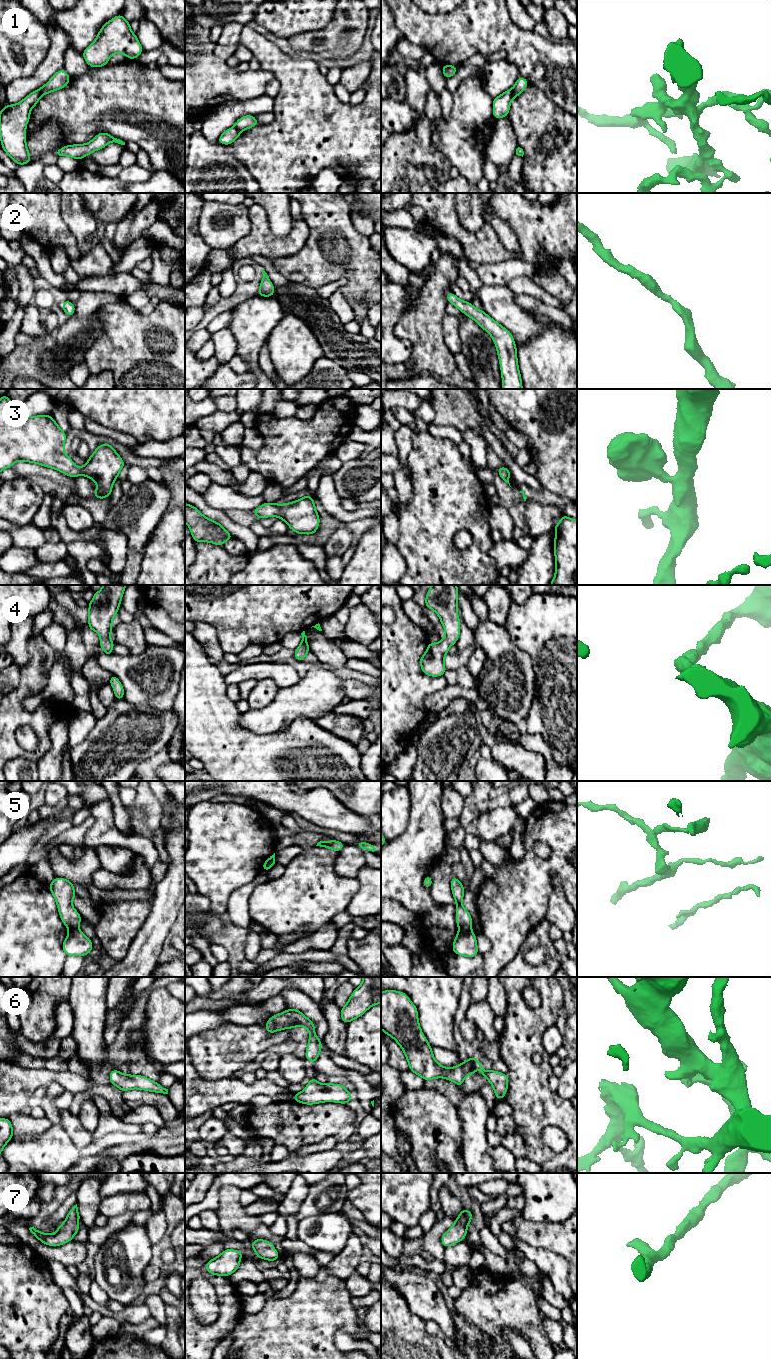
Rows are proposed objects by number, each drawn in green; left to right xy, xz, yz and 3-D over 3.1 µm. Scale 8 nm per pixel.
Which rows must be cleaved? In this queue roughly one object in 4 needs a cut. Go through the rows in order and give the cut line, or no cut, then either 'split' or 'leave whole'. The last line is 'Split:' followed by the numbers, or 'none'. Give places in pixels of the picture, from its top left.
1: cut xy (41, 88), (39, 99), (31, 107); split
2: cut none; leave whole
3: cut none; leave whole
4: cut none; leave whole
5: cut yz (459, 929), (470, 930); split
6: cut none; leave whole
7: cut none; leave whole
Split: 1, 5

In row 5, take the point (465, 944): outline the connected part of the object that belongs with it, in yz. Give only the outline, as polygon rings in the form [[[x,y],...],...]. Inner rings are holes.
[[[459,930],[452,944],[454,954],[475,957],[479,954],[476,942],[476,934],[471,930]]]

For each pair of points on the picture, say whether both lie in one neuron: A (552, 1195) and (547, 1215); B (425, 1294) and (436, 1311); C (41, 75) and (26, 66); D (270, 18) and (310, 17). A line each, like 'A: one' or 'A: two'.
A: one
B: one
C: two
D: one

